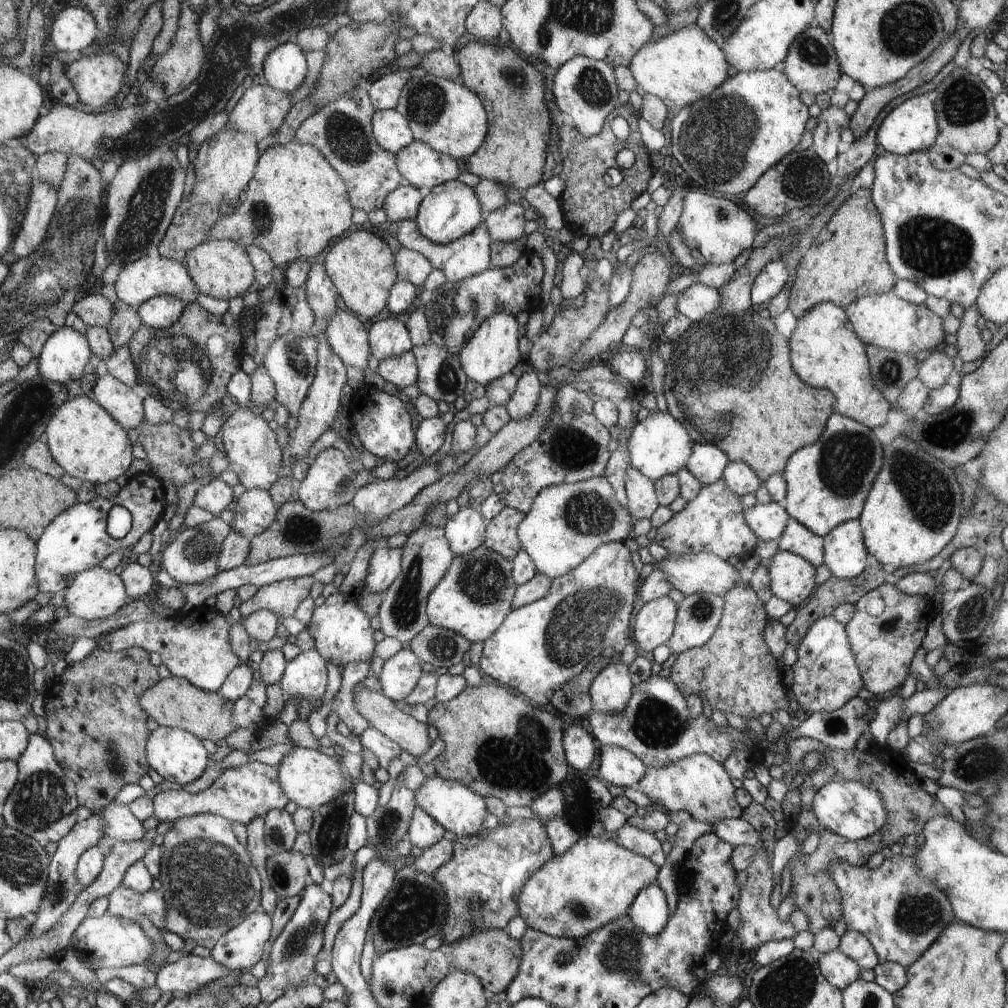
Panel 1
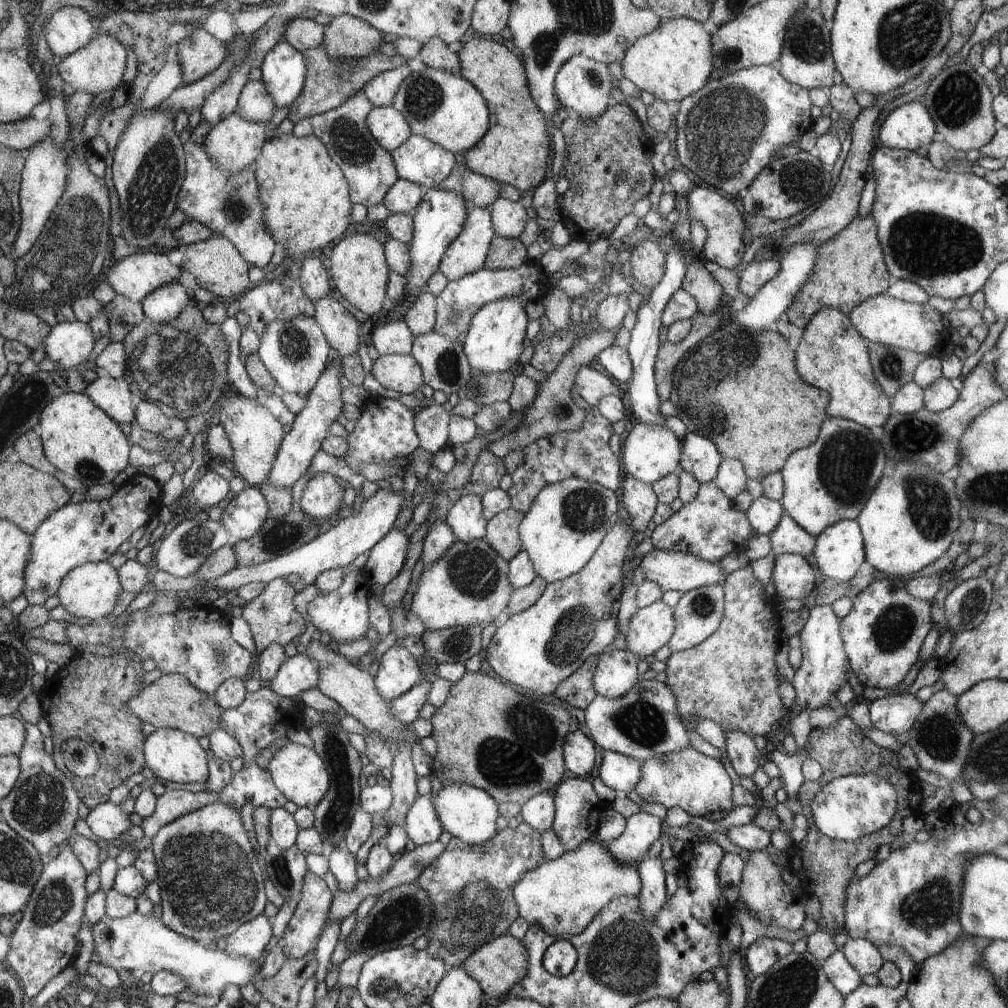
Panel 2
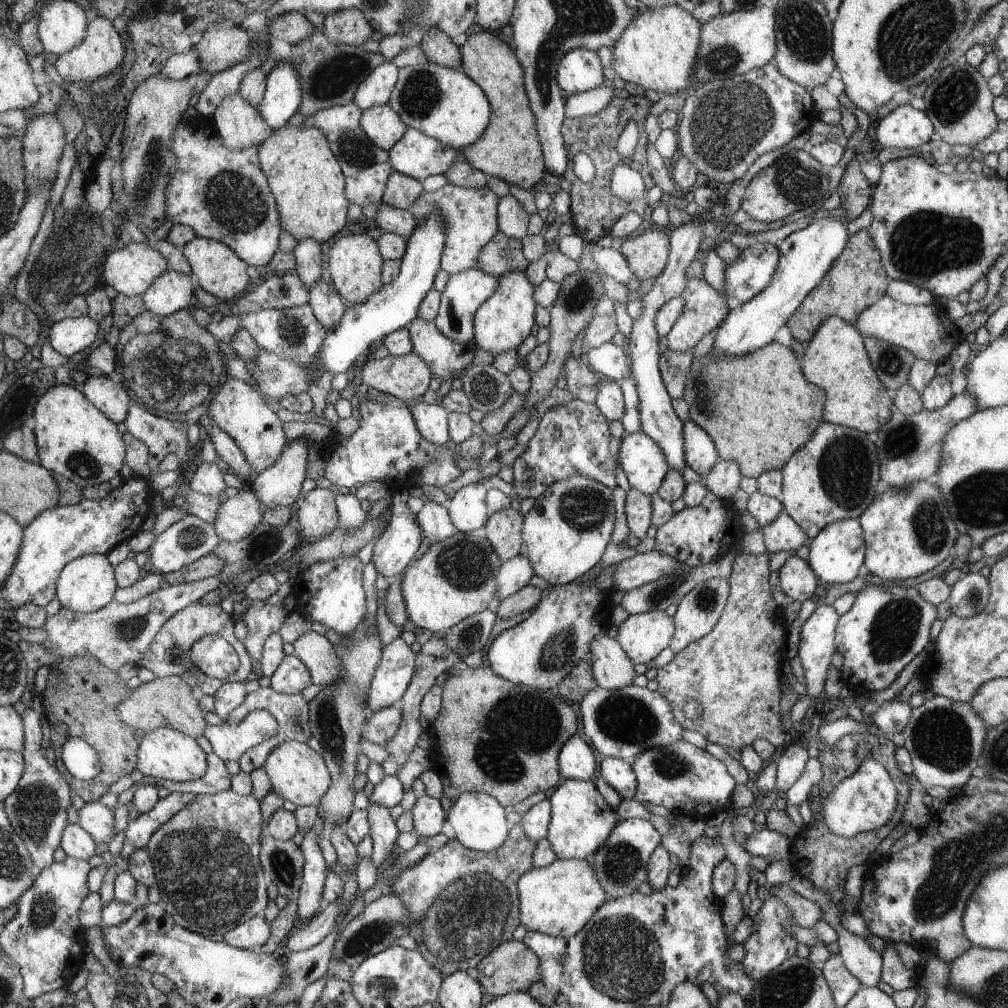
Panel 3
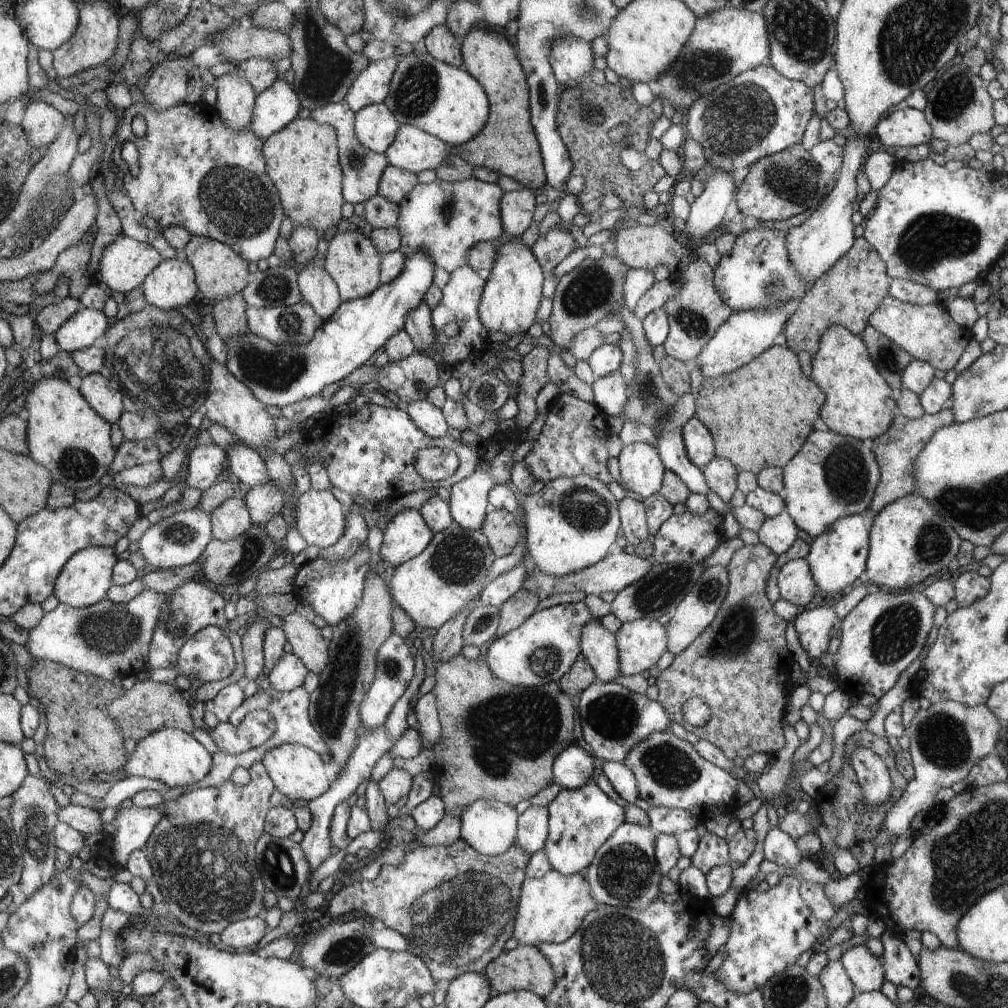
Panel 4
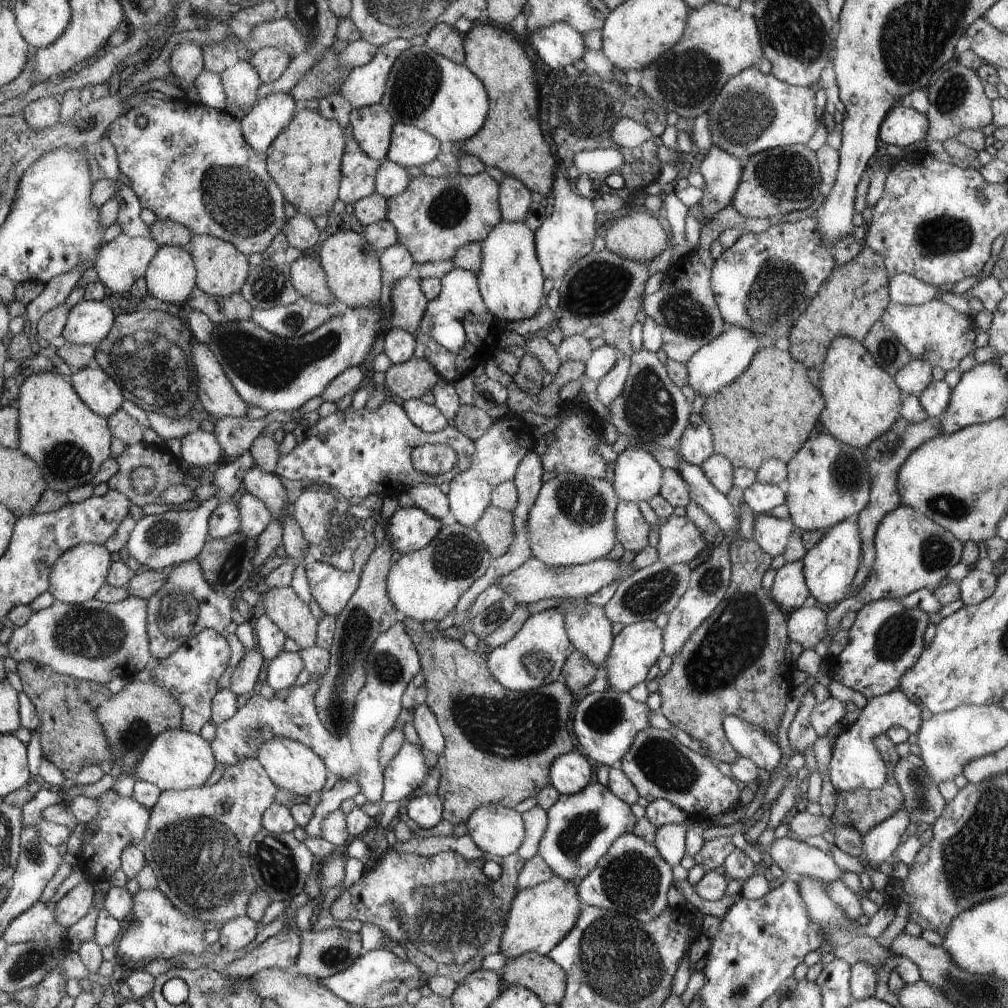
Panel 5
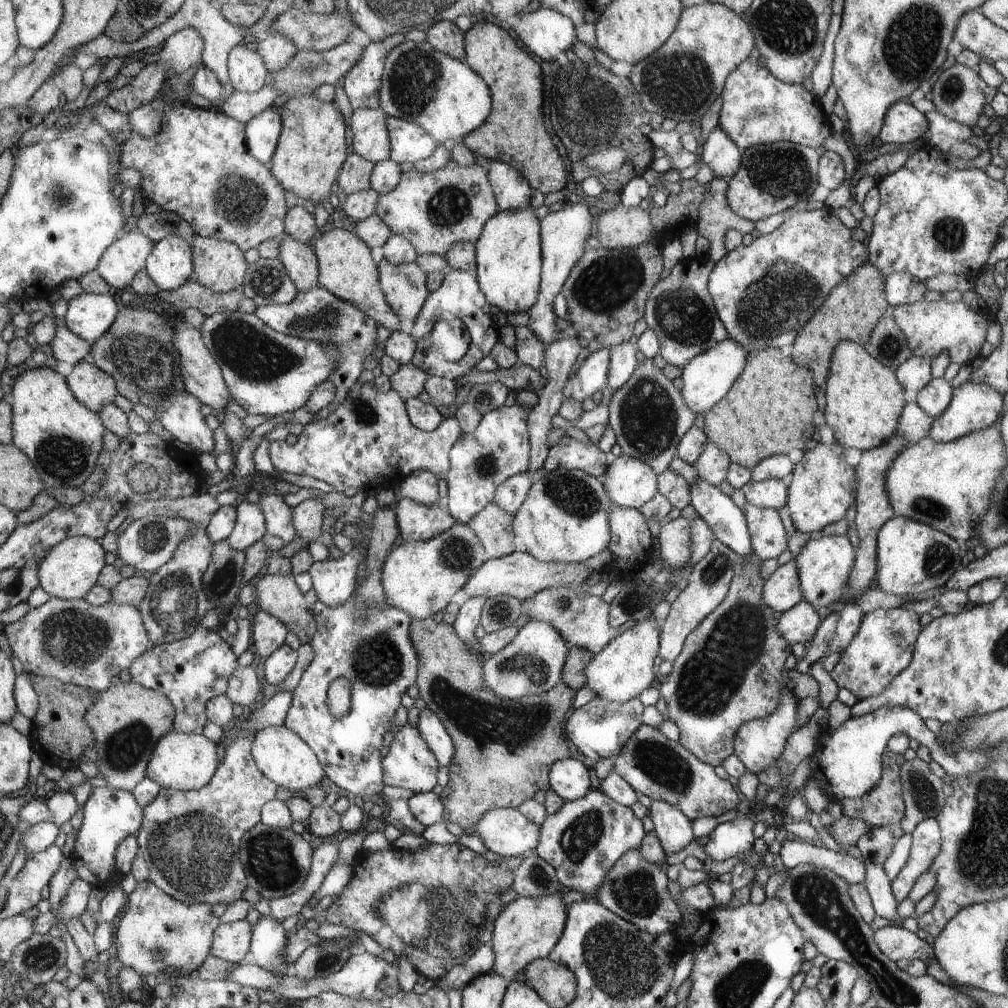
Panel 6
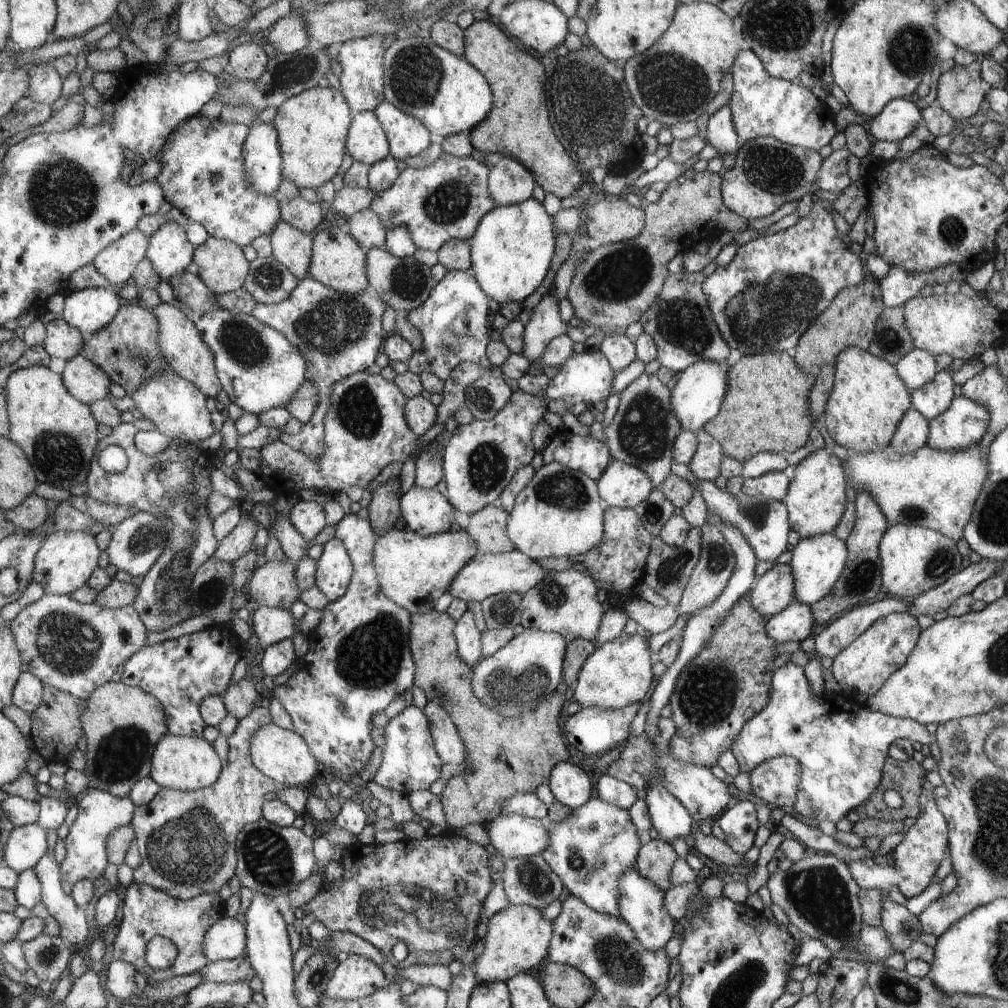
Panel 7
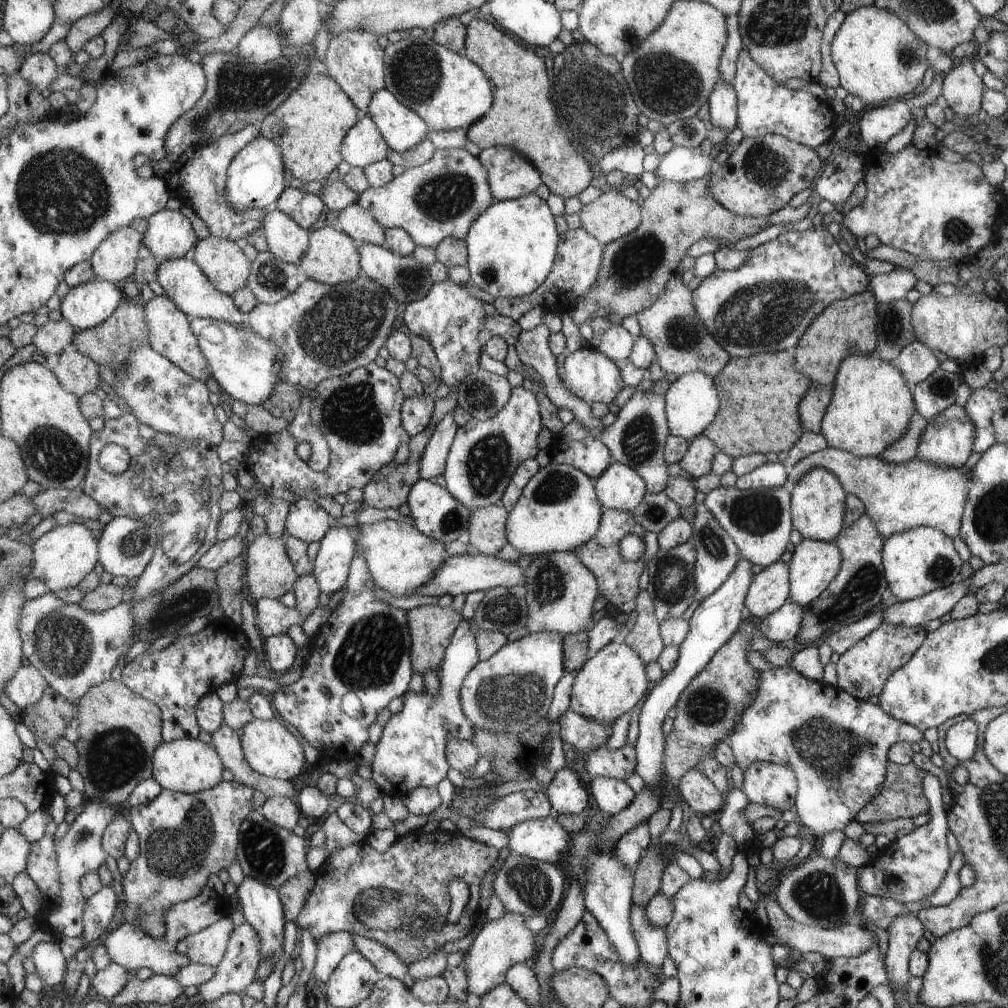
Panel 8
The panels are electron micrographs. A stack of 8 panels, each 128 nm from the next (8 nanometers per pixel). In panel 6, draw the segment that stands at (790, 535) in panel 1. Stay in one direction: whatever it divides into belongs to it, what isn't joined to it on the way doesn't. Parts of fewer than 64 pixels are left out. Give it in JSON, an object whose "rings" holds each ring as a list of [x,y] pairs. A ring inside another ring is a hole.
{"rings":[[[746,502],[743,512],[756,559],[760,561],[766,558],[777,559],[786,550],[786,530],[778,510],[756,508]]]}

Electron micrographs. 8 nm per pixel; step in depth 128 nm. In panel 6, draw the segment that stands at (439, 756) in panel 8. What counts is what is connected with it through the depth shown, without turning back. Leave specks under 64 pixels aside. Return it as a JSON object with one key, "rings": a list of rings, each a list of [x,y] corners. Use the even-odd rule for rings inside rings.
{"rings":[[[486,597],[470,598],[462,607],[453,624],[453,628],[460,636],[461,640],[474,652],[482,655],[481,640],[475,636],[475,630],[481,624],[483,608],[485,607]],[[404,724],[394,736],[394,742],[390,746],[390,752],[384,760],[385,784],[390,787],[404,788],[413,793],[426,793],[436,786],[436,774],[438,774],[438,760],[432,752],[425,738],[421,736],[416,725]]]}

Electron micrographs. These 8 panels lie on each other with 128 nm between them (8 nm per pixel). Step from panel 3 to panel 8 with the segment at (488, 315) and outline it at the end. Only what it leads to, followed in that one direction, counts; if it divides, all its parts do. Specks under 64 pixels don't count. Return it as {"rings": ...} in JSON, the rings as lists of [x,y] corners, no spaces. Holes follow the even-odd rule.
{"rings":[[[534,192],[517,199],[495,200],[470,227],[465,241],[471,285],[494,298],[516,298],[532,294],[550,274],[556,260],[558,232],[545,198]]]}

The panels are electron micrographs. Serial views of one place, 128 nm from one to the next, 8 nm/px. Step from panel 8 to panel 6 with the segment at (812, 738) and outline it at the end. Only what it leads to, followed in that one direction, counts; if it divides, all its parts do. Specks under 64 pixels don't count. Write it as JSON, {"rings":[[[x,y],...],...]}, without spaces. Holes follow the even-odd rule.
{"rings":[[[787,688],[786,694],[782,696],[780,706],[774,714],[766,718],[752,719],[748,723],[742,724],[733,740],[733,754],[742,760],[742,764],[746,766],[748,771],[754,774],[766,772],[785,752],[790,735],[804,726],[798,722],[799,702],[800,699],[796,698]],[[882,706],[877,711],[861,717],[851,716],[836,730],[830,730],[826,726],[824,732],[818,734],[816,750],[808,760],[809,774],[816,782],[816,786],[832,800],[840,802],[842,799],[862,798],[866,792],[872,791],[881,782],[886,748],[890,738],[897,734],[906,734],[910,740],[917,740],[929,748],[931,758],[950,775],[970,776],[992,762],[983,752],[972,752],[972,750],[962,750],[958,754],[942,752],[942,748],[938,746],[937,734],[929,730],[924,722],[925,720],[910,708]]]}

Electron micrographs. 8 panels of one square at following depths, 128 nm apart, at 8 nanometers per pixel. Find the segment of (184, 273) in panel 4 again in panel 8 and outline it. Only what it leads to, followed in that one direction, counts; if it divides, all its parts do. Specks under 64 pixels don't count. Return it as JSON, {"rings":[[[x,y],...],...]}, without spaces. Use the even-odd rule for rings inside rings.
{"rings":[[[163,208],[147,218],[145,245],[158,264],[164,260],[184,258],[184,254],[196,244],[194,228],[182,212]]]}

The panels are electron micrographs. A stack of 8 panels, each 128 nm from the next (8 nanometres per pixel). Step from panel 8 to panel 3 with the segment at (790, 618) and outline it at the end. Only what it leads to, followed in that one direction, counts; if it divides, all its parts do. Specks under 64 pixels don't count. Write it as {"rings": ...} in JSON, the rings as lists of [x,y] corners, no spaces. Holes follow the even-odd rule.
{"rings":[[[818,601],[817,607],[811,616],[802,623],[802,630],[800,630],[800,642],[798,649],[798,656],[802,663],[804,670],[804,684],[806,685],[806,694],[800,696],[793,707],[790,709],[790,720],[792,723],[800,723],[806,725],[804,714],[806,710],[810,708],[812,700],[818,698],[824,690],[824,676],[828,672],[828,666],[830,666],[830,660],[832,660],[832,654],[836,652],[837,646],[834,646],[834,632],[837,632],[836,624],[840,624],[838,620],[840,614],[833,605],[828,605]]]}

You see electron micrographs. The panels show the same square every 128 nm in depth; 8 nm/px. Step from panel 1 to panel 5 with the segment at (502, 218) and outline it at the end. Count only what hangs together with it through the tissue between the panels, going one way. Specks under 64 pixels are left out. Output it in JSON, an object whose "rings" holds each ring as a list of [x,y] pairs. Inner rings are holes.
{"rings":[[[504,175],[500,184],[501,216],[506,221],[525,222],[530,208],[530,189],[517,177]]]}

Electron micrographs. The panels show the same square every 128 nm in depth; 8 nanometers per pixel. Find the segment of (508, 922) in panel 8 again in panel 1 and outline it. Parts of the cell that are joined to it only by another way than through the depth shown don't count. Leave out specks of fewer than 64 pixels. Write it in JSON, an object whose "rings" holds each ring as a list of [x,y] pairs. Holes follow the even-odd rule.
{"rings":[[[607,836],[582,838],[561,855],[555,854],[540,871],[532,876],[521,890],[521,917],[529,927],[555,937],[566,937],[578,940],[591,935],[598,928],[613,923],[626,916],[634,899],[650,884],[656,883],[660,867],[650,858],[636,854]]]}

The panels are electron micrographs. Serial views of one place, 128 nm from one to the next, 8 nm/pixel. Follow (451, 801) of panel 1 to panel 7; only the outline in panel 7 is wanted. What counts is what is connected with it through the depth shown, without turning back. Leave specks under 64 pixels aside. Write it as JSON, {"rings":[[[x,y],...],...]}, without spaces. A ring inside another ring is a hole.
{"rings":[[[500,815],[492,823],[485,826],[488,836],[490,837],[491,847],[495,848],[499,856],[506,859],[517,857],[529,858],[544,853],[549,848],[549,828],[547,821],[534,819],[531,817],[522,817],[521,815]]]}

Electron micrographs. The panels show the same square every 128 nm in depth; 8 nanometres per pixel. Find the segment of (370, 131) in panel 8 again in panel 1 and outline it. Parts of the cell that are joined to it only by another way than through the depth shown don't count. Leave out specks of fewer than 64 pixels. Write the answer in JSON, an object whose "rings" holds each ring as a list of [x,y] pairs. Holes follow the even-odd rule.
{"rings":[[[376,110],[373,134],[386,152],[396,154],[414,141],[408,121],[395,110]]]}

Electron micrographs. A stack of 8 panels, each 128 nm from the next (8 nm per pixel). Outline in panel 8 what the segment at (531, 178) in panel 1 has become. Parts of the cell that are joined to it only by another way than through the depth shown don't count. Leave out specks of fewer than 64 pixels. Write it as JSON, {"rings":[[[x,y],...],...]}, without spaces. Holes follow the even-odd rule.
{"rings":[[[478,18],[467,25],[463,47],[470,62],[486,74],[493,90],[492,106],[467,130],[468,140],[481,149],[501,146],[522,153],[537,167],[543,184],[552,195],[567,199],[586,190],[596,172],[592,172],[591,162],[584,158],[584,154],[578,154],[579,150],[572,146],[572,140],[568,140],[568,134],[558,124],[543,58],[518,44],[512,35],[508,36],[494,24]]]}

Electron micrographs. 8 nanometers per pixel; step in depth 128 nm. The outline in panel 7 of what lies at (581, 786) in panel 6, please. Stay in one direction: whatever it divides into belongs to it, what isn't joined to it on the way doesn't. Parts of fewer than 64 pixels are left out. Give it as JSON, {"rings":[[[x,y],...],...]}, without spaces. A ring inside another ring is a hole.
{"rings":[[[562,761],[553,769],[549,786],[556,801],[572,811],[589,803],[592,796],[588,774],[568,761]]]}

